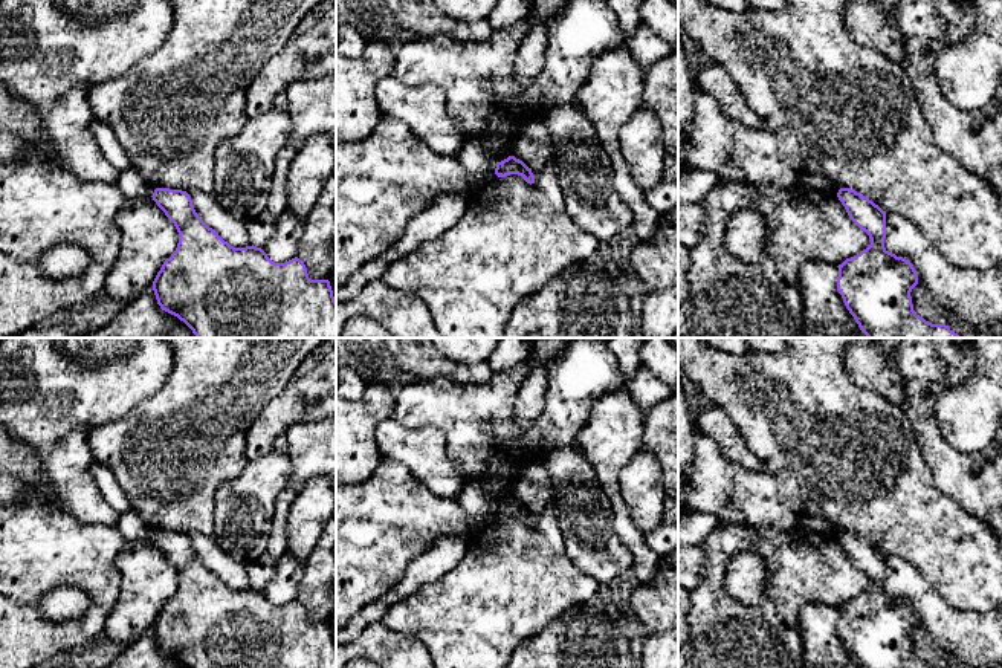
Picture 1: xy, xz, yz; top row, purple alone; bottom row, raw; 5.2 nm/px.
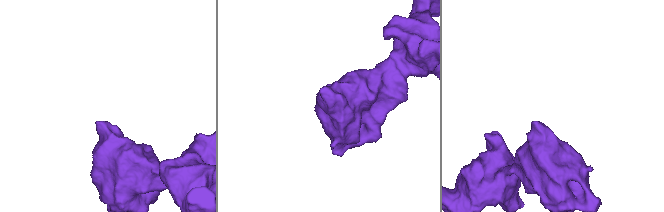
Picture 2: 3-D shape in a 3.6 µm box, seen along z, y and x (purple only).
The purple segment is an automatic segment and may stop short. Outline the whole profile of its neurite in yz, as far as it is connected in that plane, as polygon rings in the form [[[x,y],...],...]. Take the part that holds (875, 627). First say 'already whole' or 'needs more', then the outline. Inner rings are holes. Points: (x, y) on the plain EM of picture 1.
already whole; [[[840,530],[837,535],[839,543],[842,544],[842,547],[845,549],[849,561],[861,572],[865,573],[869,581],[871,581],[871,587],[863,592],[860,596],[846,601],[842,607],[839,607],[839,621],[837,621],[837,633],[843,640],[843,645],[846,648],[846,651],[849,653],[849,656],[854,659],[855,665],[858,668],[945,668],[945,666],[932,666],[929,663],[926,663],[923,659],[920,659],[915,653],[913,653],[913,647],[912,647],[912,639],[910,634],[912,631],[918,627],[918,618],[916,613],[913,610],[913,607],[910,604],[907,604],[903,599],[897,599],[895,596],[889,595],[884,590],[884,581],[886,581],[886,553],[883,553],[878,547],[875,547],[872,543],[869,543],[868,540],[865,540],[863,537],[857,535],[855,532],[851,530]]]

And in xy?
already whole; [[[156,530],[151,540],[179,575],[176,593],[153,624],[162,653],[186,668],[336,668],[330,624],[310,622],[302,602],[275,605],[254,587],[231,589],[199,559],[186,533]]]

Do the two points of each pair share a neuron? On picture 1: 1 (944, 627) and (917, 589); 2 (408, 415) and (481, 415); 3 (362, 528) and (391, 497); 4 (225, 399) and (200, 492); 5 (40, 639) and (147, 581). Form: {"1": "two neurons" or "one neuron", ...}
{"1": "one neuron", "2": "one neuron", "3": "one neuron", "4": "one neuron", "5": "two neurons"}

